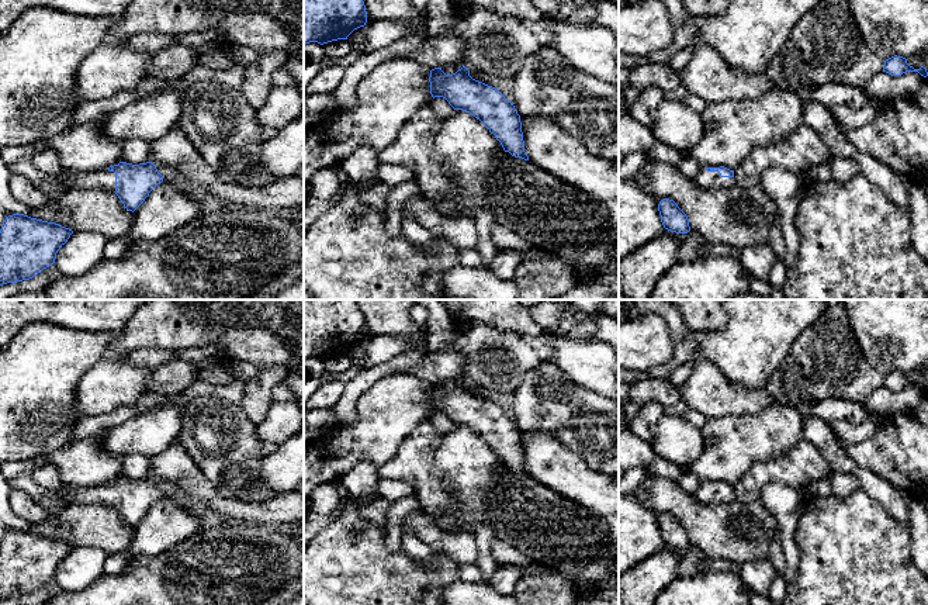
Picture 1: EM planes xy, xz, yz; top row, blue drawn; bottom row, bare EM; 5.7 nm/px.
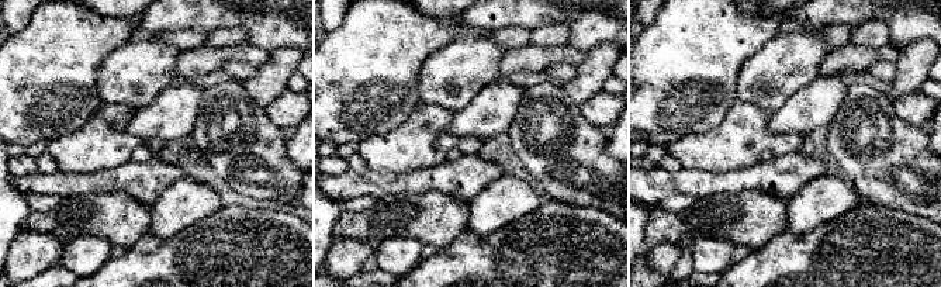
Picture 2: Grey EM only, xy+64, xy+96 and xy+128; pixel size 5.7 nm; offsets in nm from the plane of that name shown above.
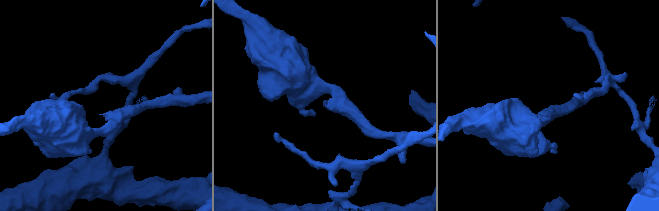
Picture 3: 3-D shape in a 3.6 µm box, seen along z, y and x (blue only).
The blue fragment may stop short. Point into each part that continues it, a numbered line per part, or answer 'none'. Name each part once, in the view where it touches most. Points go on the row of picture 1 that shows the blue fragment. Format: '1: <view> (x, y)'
1: yz (710, 180)

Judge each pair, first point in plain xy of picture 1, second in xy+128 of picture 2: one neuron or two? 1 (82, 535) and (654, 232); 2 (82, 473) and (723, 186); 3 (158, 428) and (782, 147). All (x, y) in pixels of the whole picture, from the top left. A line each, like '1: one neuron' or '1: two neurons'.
1: one neuron
2: two neurons
3: two neurons

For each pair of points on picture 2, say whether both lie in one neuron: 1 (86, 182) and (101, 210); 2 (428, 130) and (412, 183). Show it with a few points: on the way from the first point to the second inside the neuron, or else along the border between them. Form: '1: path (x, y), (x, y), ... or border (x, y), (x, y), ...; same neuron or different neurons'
1: border (125, 193), (87, 192), (72, 193), (61, 199); different neurons
2: border (447, 159), (429, 168), (400, 173), (384, 172); different neurons

